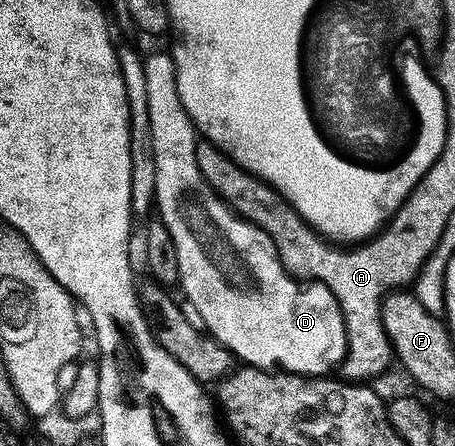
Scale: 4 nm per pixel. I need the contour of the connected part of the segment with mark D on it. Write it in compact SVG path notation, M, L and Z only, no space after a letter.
M162 52L155 56L147 55L144 78L148 86L148 122L151 124L155 152L156 216L172 234L178 259L178 284L194 307L193 315L200 321L201 327L243 365L315 378L333 373L330 371L333 368L335 371L346 359L347 346L346 323L332 290L317 282L299 282L291 276L278 257L278 245L272 237L263 228L239 216L200 174L200 166L196 166L199 137L194 121L180 102L174 81L173 59Z

